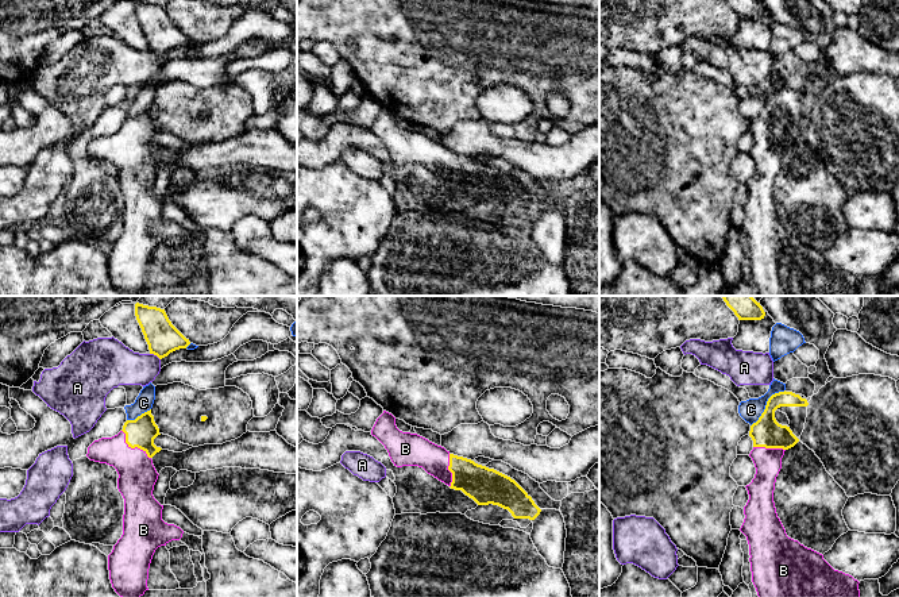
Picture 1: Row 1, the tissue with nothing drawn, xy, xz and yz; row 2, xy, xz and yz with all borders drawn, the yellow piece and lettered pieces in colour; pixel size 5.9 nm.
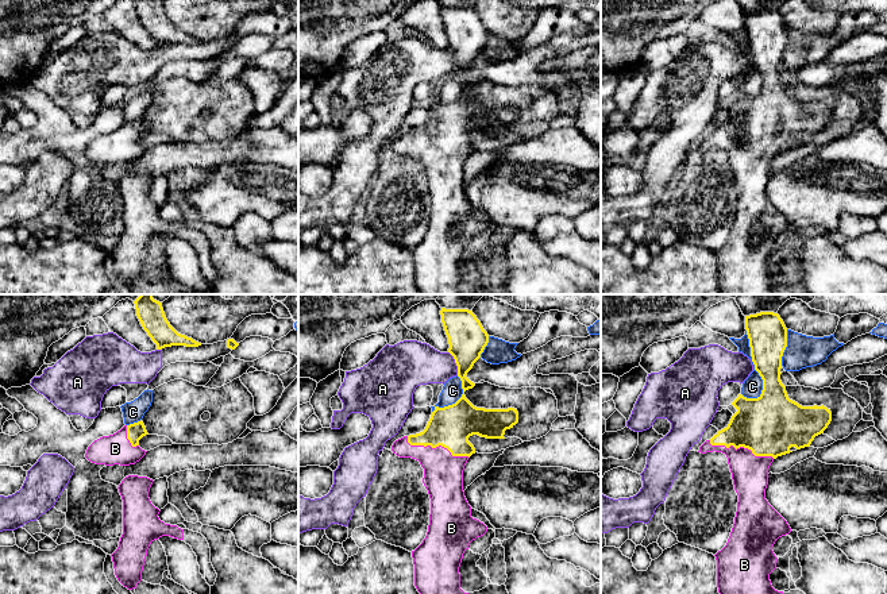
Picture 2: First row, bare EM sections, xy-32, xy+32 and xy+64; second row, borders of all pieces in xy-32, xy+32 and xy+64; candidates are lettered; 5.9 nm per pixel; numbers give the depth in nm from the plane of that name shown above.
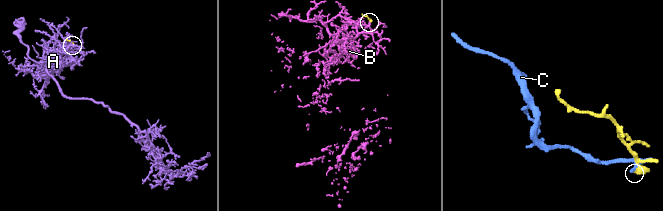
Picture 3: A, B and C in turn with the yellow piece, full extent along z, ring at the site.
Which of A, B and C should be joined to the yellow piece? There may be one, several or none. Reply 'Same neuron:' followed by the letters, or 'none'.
Same neuron: B

